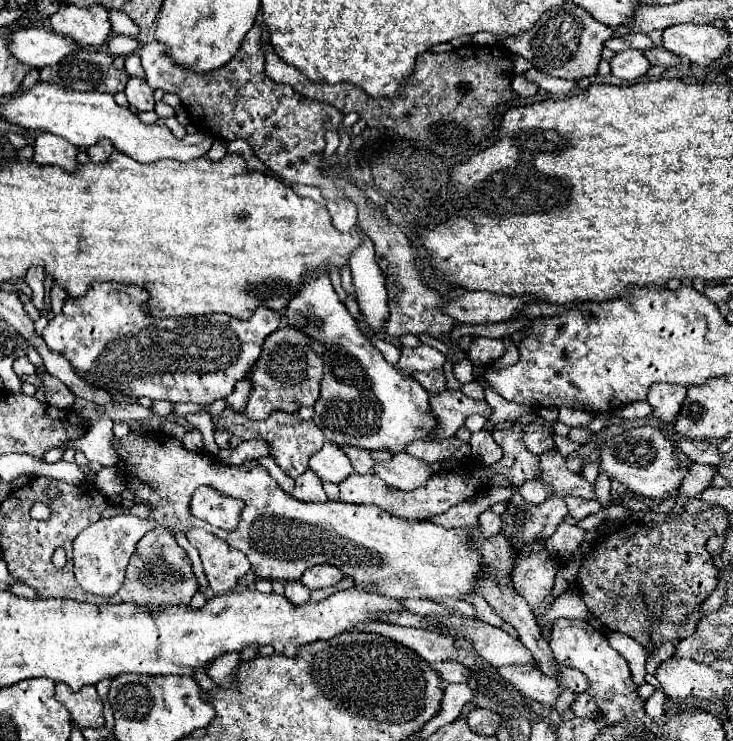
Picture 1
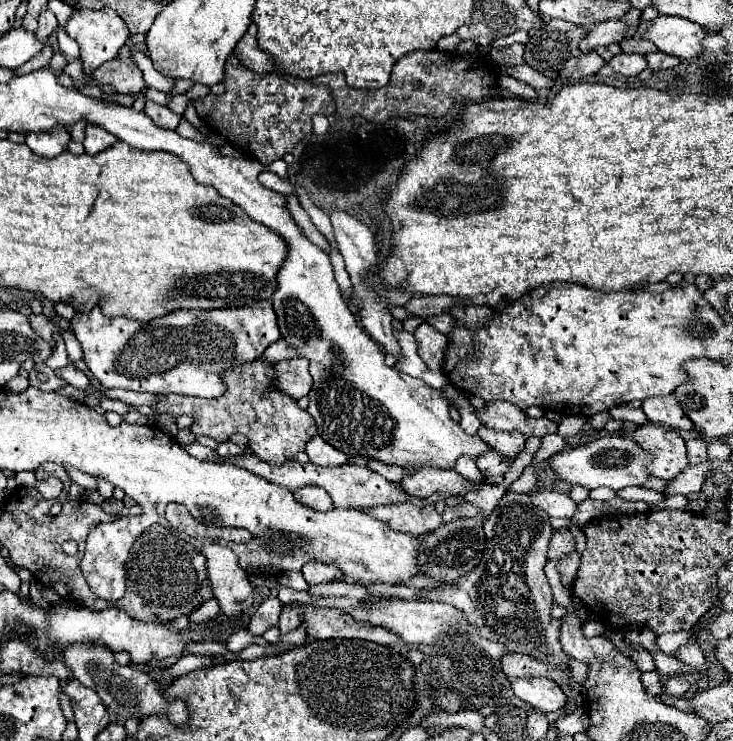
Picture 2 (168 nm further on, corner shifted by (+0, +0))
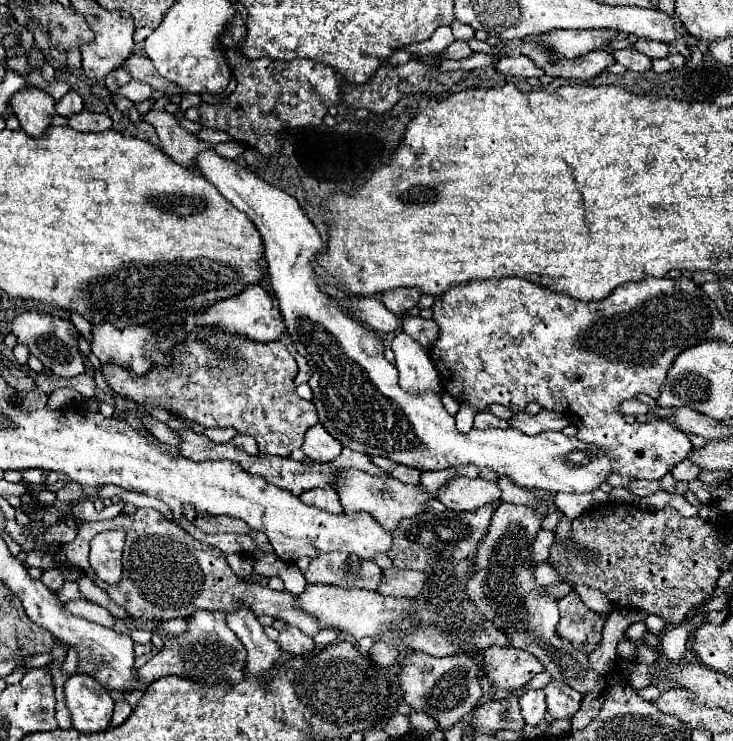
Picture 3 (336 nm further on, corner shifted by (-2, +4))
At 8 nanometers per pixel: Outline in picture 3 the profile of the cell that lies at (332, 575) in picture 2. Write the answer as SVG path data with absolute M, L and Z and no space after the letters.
M326 553L310 561L310 567L304 577L308 583L326 583L376 591L382 581L382 569L374 561L366 561L356 555Z

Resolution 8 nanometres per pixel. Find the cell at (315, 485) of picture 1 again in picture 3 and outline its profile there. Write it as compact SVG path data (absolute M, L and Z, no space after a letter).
M332 487L306 491L306 493L300 495L300 499L306 505L314 505L314 507L324 509L324 511L330 511L330 513L342 513L342 507L340 507L340 501L338 501L338 493Z

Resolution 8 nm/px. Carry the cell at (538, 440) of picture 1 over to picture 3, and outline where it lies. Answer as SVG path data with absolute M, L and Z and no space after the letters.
M480 411L478 415L476 415L476 419L474 419L474 427L476 429L488 429L488 428L500 428L507 429L509 424L507 421L502 420L496 417L492 413L488 413L488 411Z

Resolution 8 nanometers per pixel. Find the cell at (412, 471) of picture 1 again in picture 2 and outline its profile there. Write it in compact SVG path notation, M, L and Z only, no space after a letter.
M422 467L414 469L406 479L402 479L402 487L406 489L408 495L414 497L430 497L434 493L440 493L442 495L440 503L444 503L446 497L464 497L466 491L478 485L458 475L454 469L444 471L434 467Z

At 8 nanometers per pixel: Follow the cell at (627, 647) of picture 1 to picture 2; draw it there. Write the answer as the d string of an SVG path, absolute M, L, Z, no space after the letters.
M638 651L638 653L634 655L634 663L638 665L640 671L652 671L652 669L656 669L654 659L652 659L652 655L650 655L648 651Z

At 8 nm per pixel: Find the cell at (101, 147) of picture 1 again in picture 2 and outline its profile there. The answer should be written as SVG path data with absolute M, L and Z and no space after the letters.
M86 125L86 139L84 139L84 149L90 155L100 153L102 149L110 147L110 143L116 143L116 137L106 133L104 127L98 125Z

